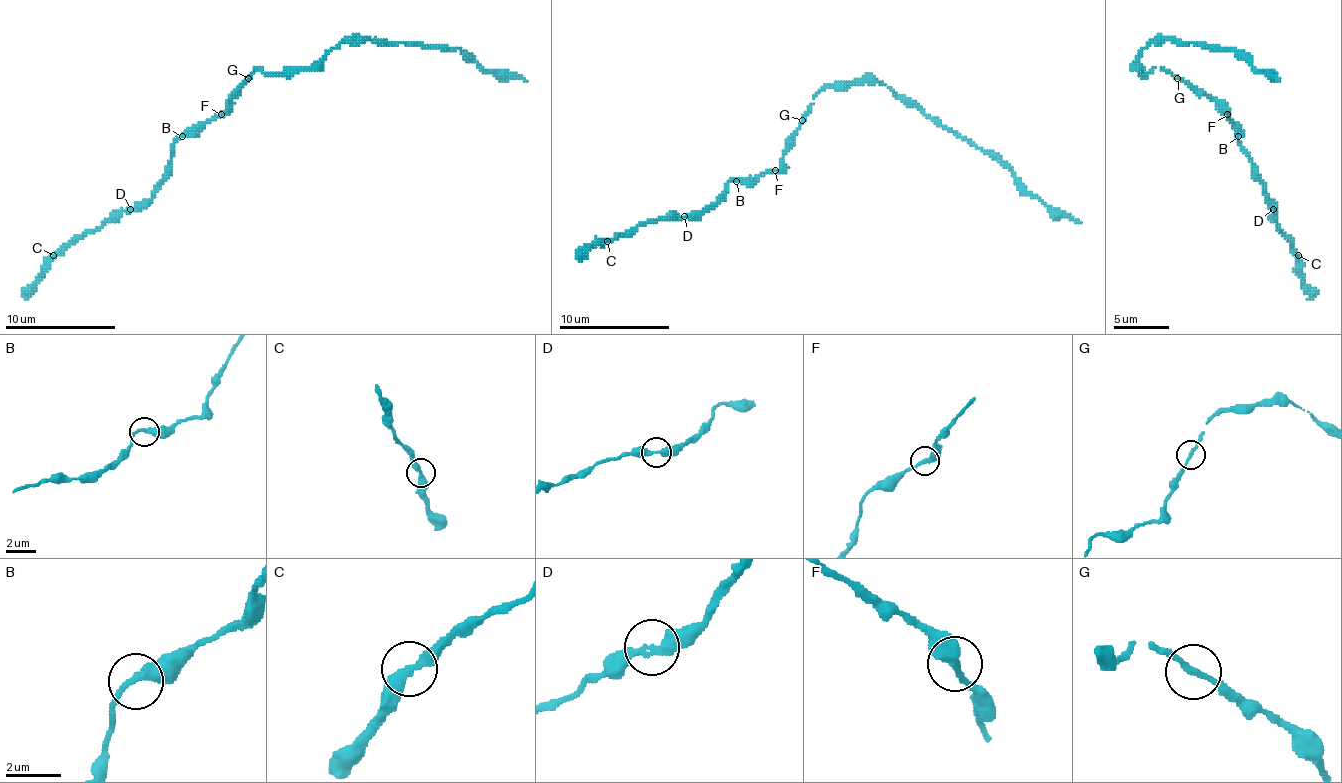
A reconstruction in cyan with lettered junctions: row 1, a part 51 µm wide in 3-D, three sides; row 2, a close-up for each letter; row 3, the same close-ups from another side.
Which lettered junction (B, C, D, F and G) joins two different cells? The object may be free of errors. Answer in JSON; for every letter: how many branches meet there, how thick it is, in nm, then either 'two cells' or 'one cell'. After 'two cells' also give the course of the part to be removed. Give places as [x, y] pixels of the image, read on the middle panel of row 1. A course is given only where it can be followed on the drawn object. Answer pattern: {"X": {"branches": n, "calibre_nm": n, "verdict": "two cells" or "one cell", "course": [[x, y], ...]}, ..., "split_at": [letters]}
{"B": {"branches": 2, "calibre_nm": 320, "verdict": "one cell"}, "C": {"branches": 2, "calibre_nm": 320, "verdict": "one cell"}, "D": {"branches": 2, "calibre_nm": 360, "verdict": "one cell"}, "F": {"branches": 2, "calibre_nm": 320, "verdict": "one cell"}, "G": {"branches": 2, "calibre_nm": 200, "verdict": "one cell"}, "split_at": []}

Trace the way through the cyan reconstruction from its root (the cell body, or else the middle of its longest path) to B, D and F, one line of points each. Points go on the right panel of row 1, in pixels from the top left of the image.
B: (1180, 78), (1210, 95), (1235, 122), (1238, 136)
D: (1180, 78), (1210, 95), (1235, 122), (1235, 139), (1252, 164), (1252, 175), (1263, 186), (1263, 194), (1274, 208)
F: (1180, 78), (1210, 95), (1227, 114)

